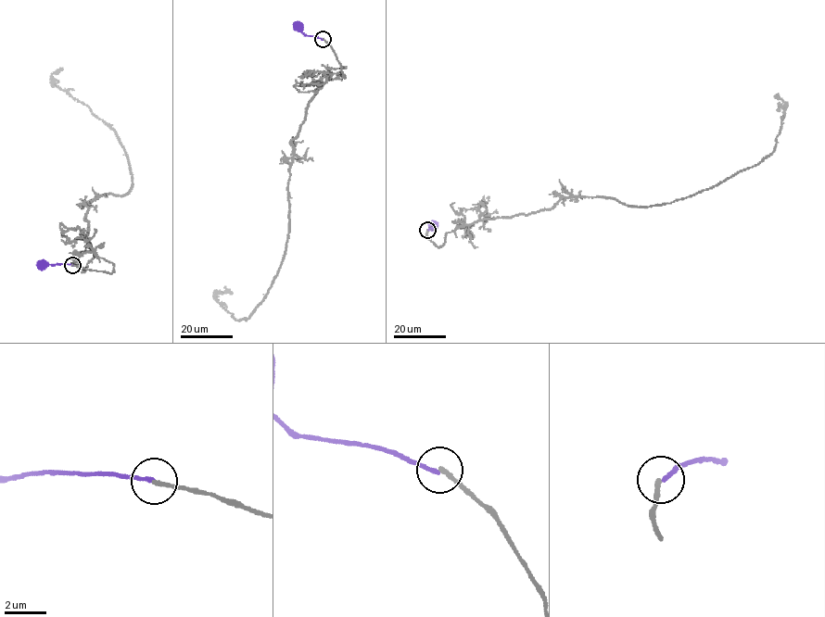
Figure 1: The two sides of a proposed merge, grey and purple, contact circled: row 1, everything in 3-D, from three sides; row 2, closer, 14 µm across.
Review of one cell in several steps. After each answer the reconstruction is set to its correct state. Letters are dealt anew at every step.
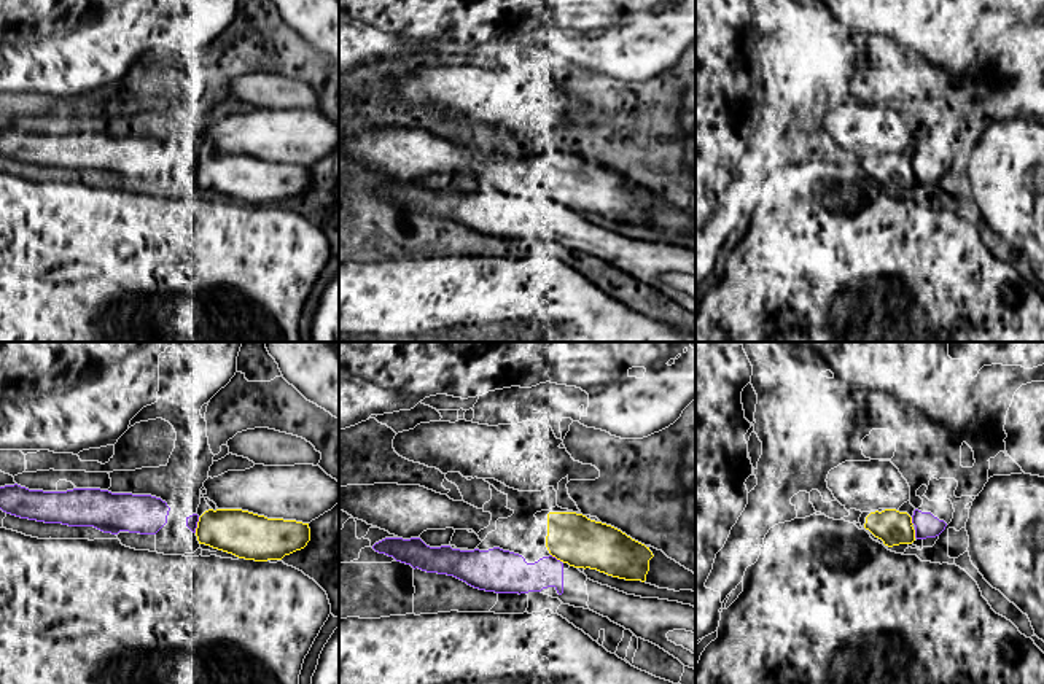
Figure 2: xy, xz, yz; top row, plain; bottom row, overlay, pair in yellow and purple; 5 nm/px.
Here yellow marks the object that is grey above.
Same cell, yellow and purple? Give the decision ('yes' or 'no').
no

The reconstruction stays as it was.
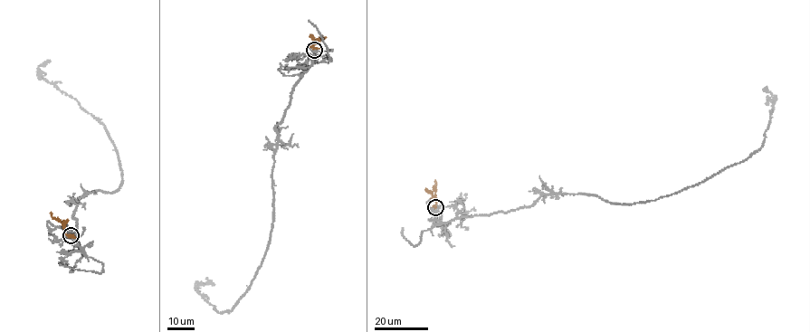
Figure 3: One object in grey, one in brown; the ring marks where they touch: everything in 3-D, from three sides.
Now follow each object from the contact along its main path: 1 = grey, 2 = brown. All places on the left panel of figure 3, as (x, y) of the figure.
1: (71, 235), (81, 248), (79, 199), (119, 189), (122, 172), (104, 125), (42, 78), (50, 60)
2: (71, 235), (64, 232), (63, 224), (52, 216), (51, 212)

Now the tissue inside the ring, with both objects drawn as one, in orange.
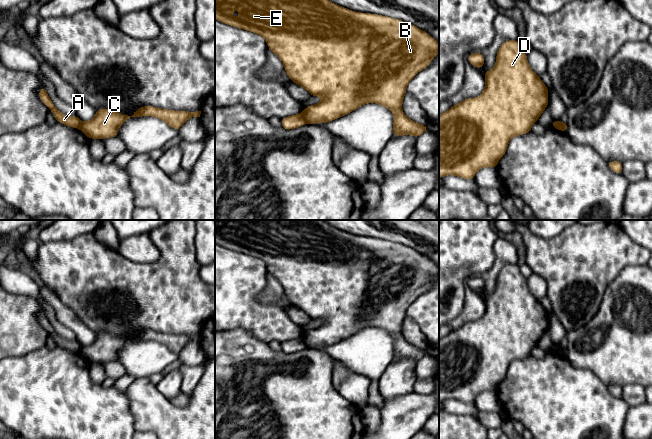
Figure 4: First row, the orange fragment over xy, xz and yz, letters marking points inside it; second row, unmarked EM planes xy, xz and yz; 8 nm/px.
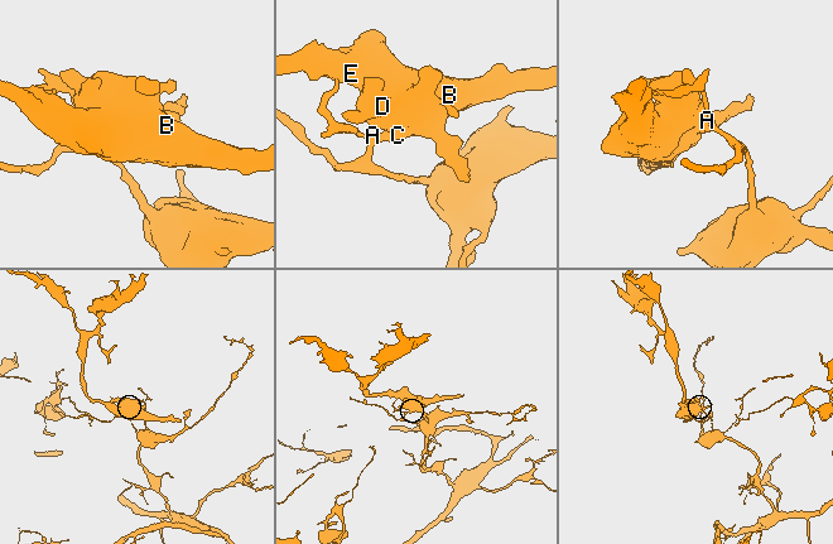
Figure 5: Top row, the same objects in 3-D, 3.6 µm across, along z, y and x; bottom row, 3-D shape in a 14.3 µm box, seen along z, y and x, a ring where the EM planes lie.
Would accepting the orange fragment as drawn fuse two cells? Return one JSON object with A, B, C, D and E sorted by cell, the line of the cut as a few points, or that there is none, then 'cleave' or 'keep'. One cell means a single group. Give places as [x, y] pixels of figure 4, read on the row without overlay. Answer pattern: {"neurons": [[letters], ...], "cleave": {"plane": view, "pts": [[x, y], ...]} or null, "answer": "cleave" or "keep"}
{"neurons": [["A"], ["B", "C", "D", "E"]], "cleave": {"plane": "yz", "pts": [[555, 345], [563, 354]]}, "answer": "cleave"}

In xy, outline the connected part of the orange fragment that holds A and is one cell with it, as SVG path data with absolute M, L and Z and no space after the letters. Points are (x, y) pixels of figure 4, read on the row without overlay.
M43 310L40 312L39 316L39 322L41 325L47 330L48 333L50 333L56 343L56 345L73 352L79 352L81 349L81 344L76 340L67 340L61 337L53 328L51 323L49 322L46 312Z

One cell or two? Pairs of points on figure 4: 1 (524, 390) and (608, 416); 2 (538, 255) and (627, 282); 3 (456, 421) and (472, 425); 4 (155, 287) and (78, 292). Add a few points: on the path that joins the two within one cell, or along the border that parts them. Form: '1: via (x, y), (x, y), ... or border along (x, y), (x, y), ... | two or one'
1: via (545, 395), (564, 407), (573, 416), (587, 416) | one
2: border along (634, 264), (627, 265), (620, 271), (602, 298) | two
3: via (460, 425), (468, 425) | one
4: via (136, 287), (97, 286) | one

